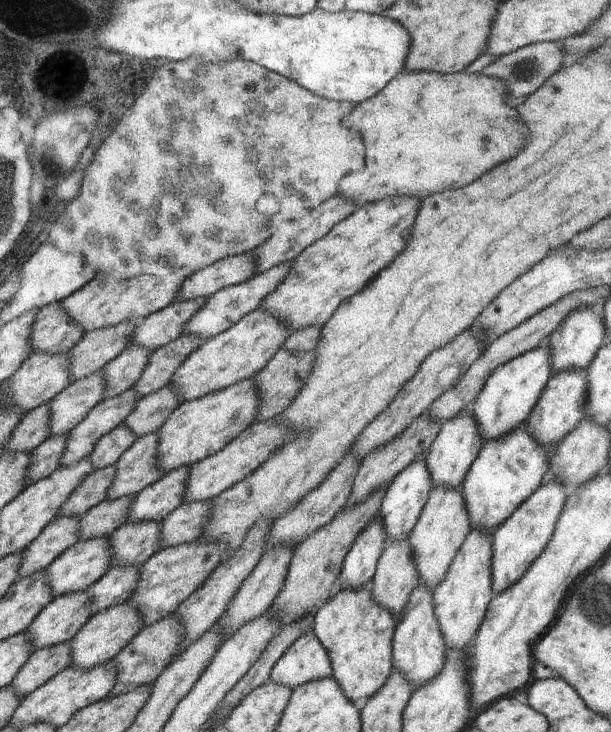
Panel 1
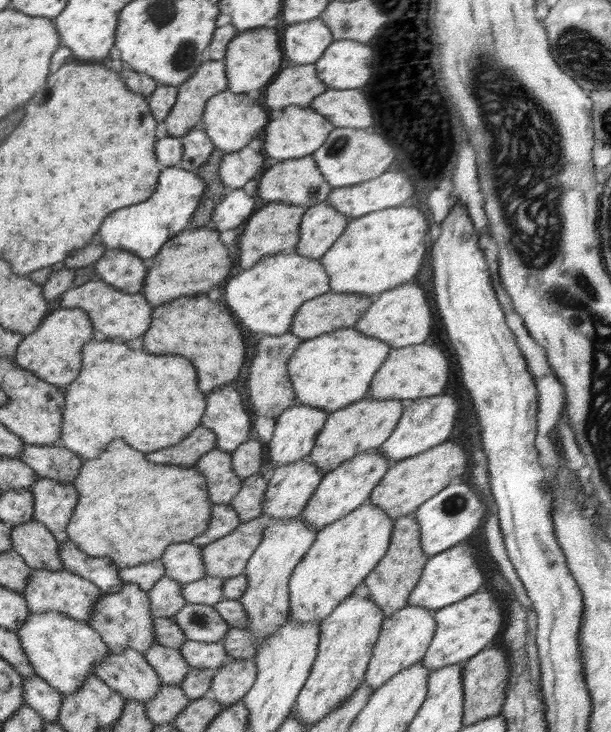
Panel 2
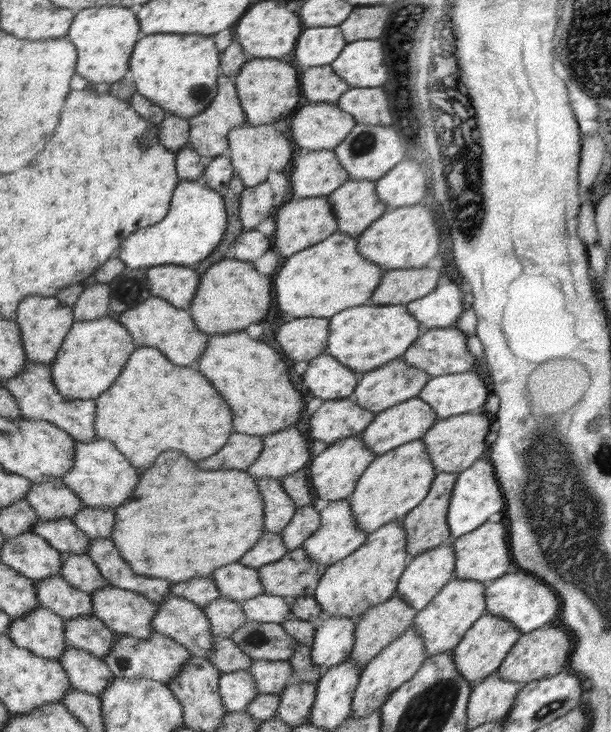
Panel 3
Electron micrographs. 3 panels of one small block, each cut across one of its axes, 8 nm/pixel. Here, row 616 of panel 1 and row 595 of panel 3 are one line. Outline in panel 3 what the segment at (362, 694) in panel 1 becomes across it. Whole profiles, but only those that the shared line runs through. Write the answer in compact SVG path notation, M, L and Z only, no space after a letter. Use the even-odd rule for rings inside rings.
M401 516L368 534L358 550L329 566L323 572L312 597L326 614L357 620L369 608L395 595L399 579L408 565L407 556L406 533Z

